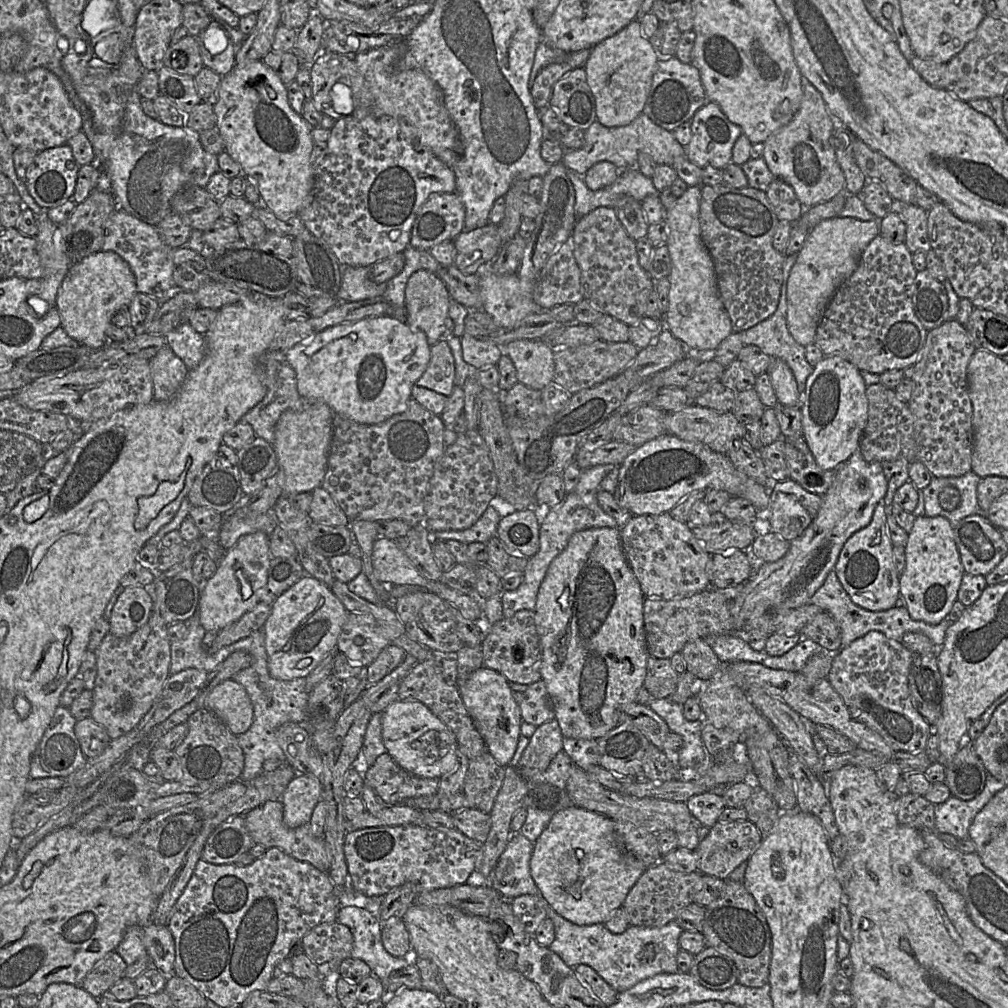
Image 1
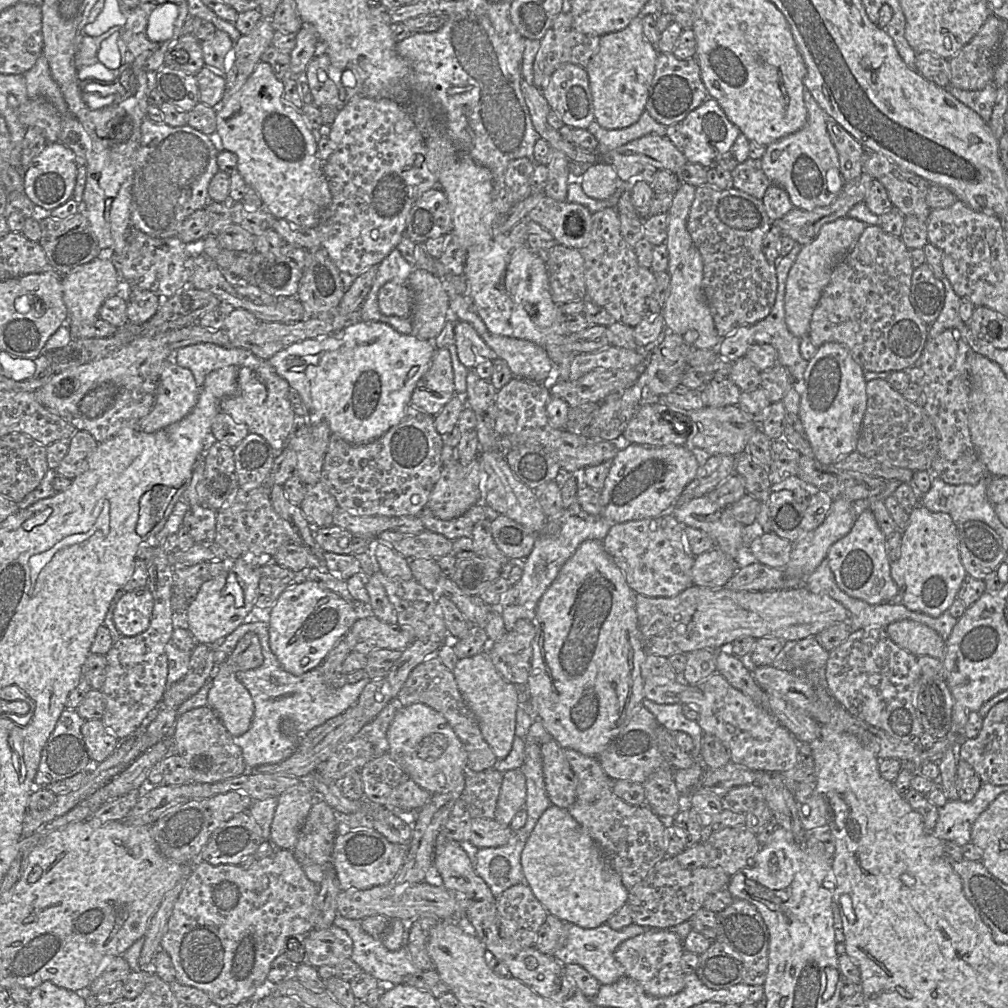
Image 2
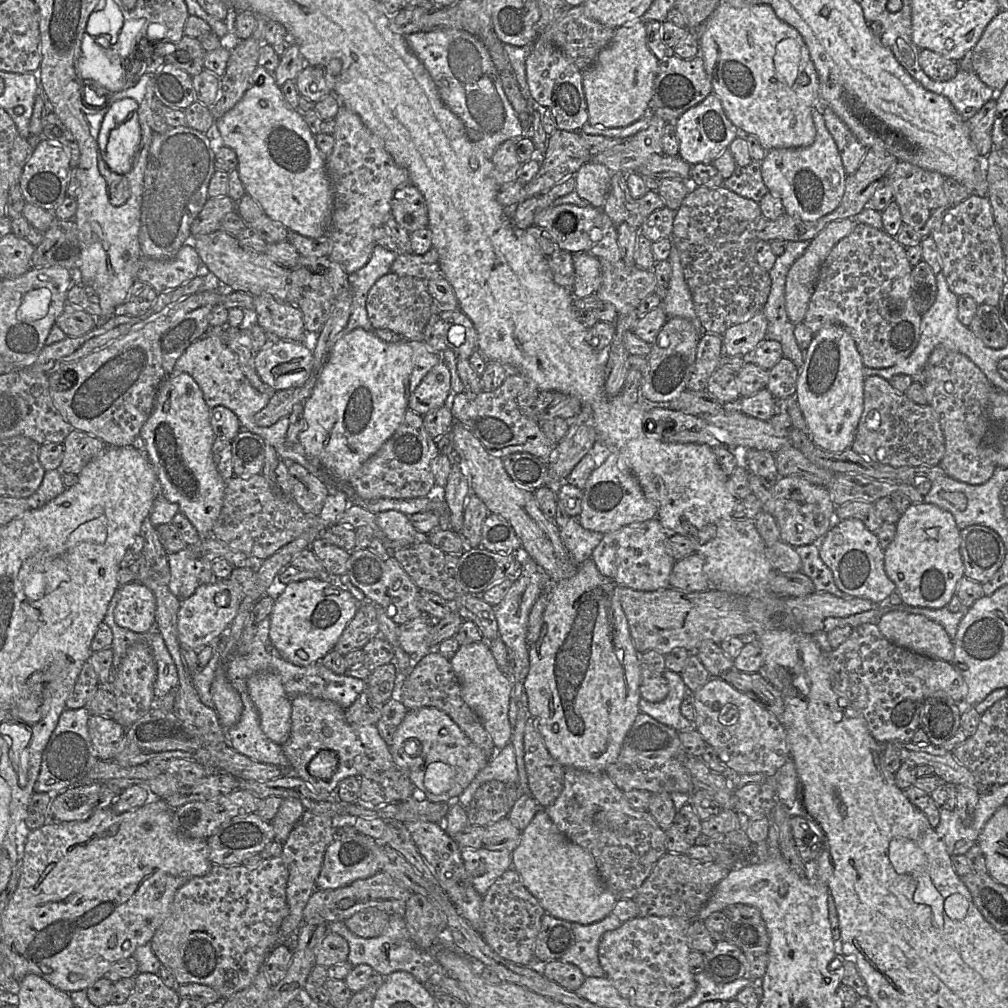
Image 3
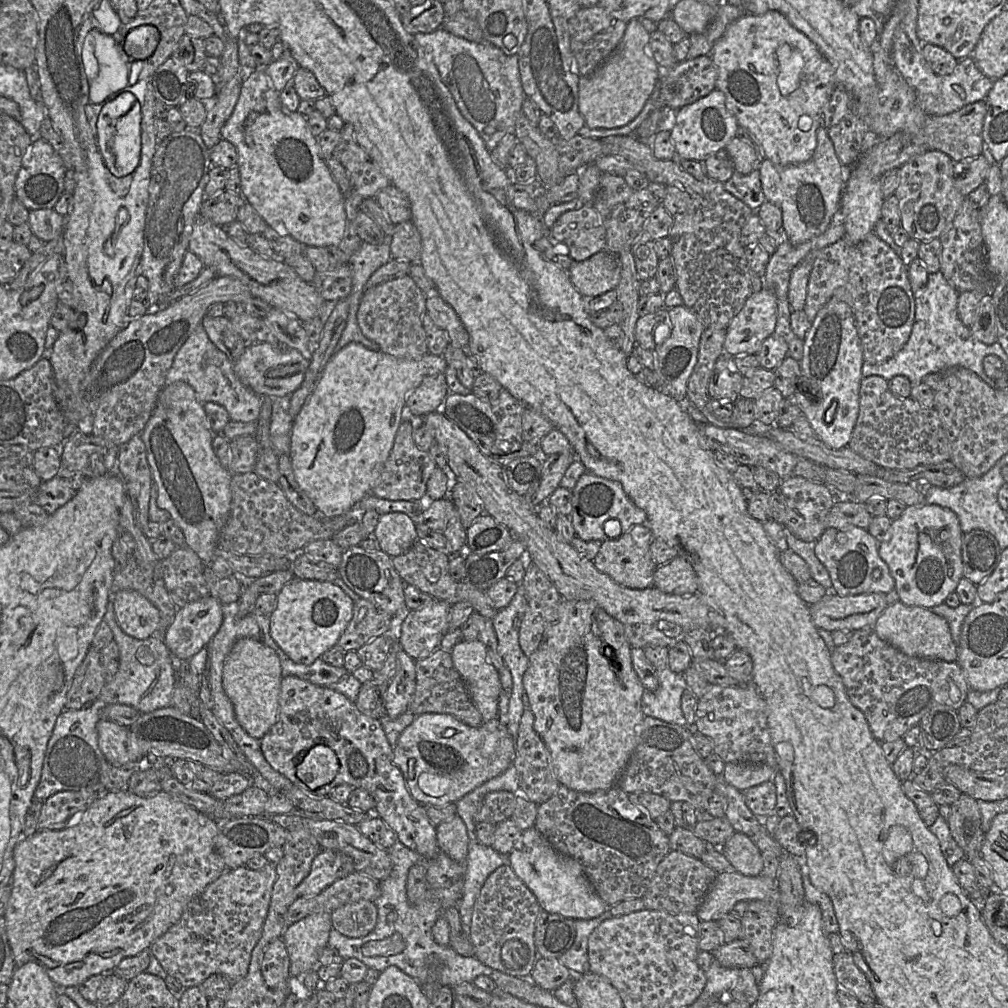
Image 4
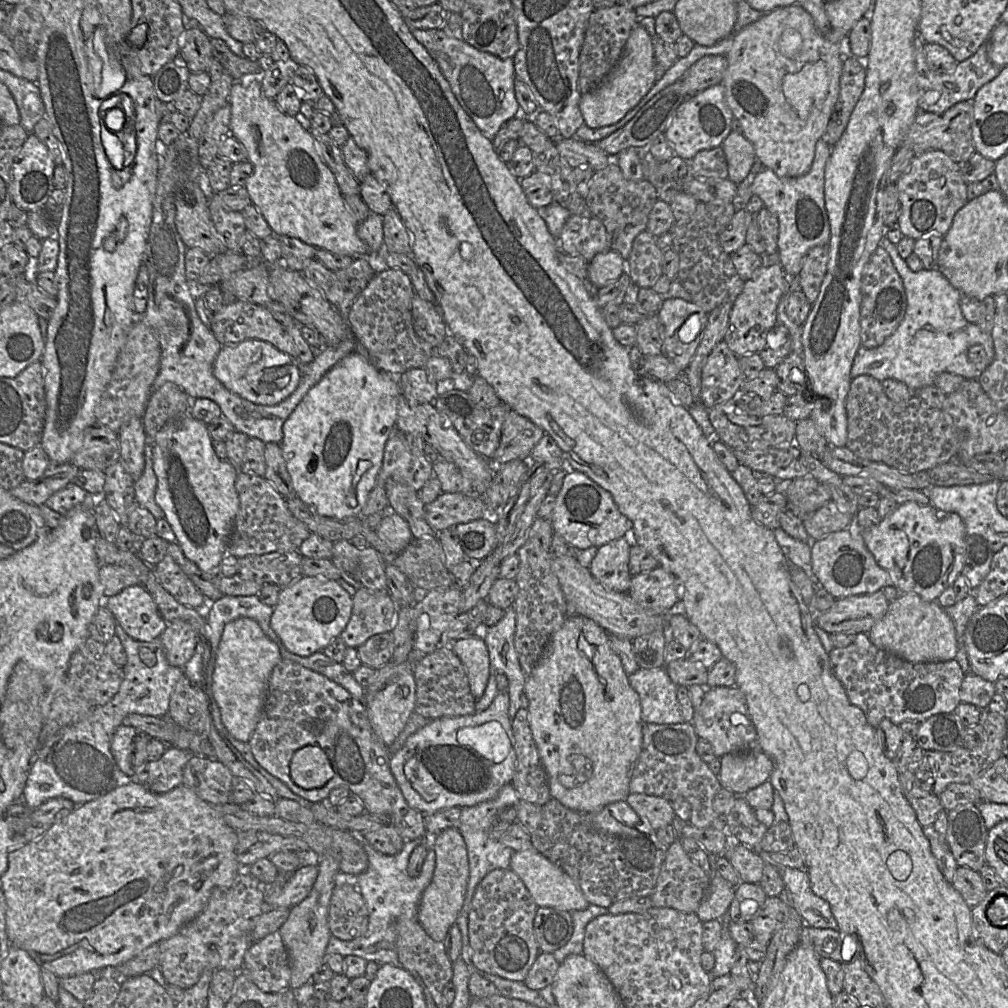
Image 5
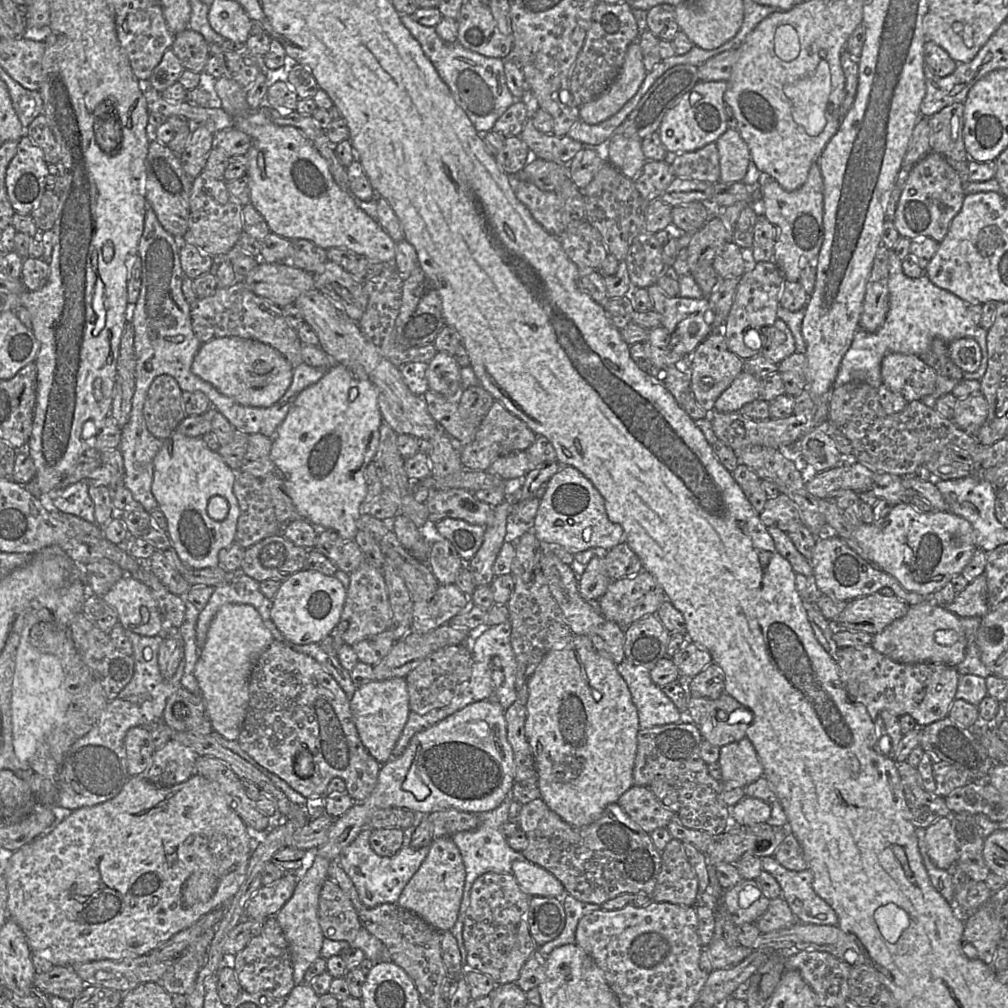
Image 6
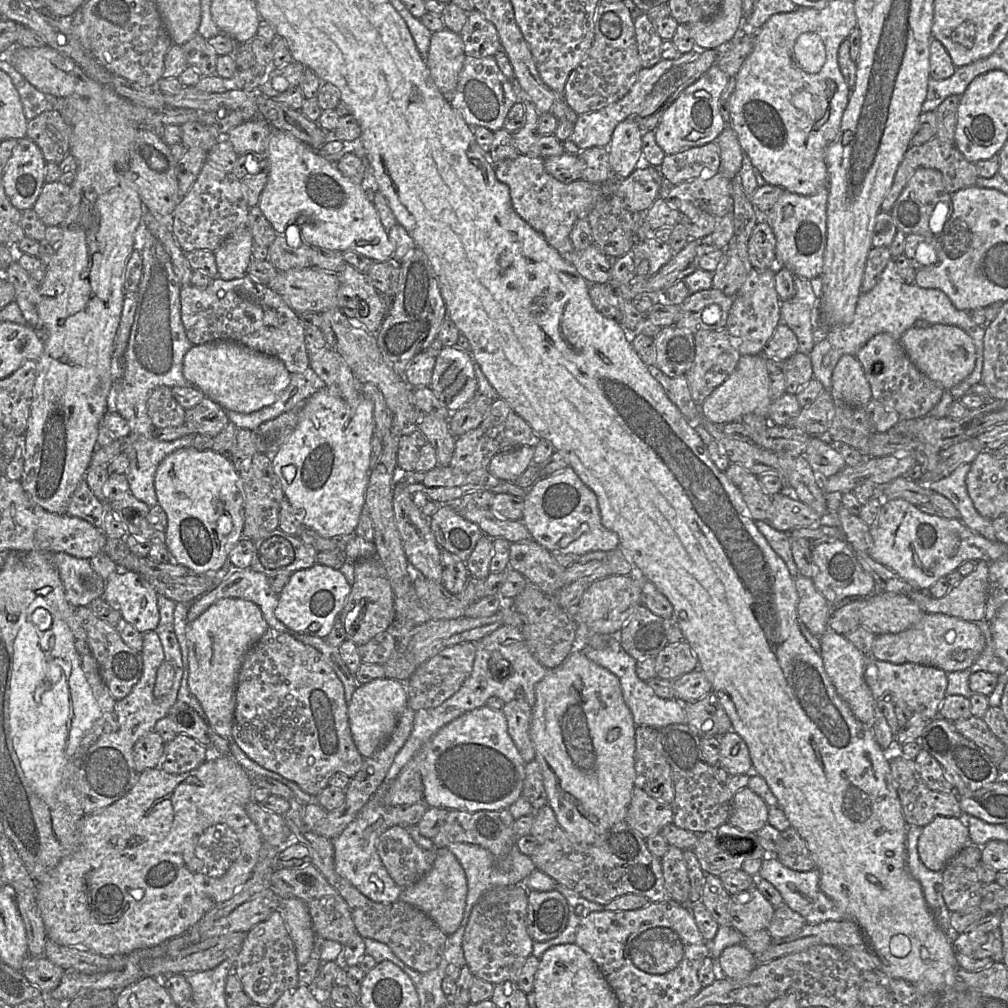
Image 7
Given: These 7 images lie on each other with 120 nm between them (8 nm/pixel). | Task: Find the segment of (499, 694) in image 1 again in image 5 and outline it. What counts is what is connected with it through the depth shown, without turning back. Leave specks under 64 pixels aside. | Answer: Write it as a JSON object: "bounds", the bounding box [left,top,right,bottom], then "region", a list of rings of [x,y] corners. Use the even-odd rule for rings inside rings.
{"bounds":[444,635,490,700],"region":[[[472,635],[444,643],[448,643],[461,660],[468,675],[471,693],[475,700],[479,700],[490,676],[488,651],[483,638]]]}

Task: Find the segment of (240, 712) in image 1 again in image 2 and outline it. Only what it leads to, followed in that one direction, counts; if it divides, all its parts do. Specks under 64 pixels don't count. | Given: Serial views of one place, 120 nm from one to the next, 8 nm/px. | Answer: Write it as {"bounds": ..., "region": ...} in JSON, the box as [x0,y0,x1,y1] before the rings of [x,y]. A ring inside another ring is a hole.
{"bounds":[208,660,255,736],"region":[[[226,660],[220,664],[218,672],[212,680],[212,687],[208,692],[208,706],[216,712],[232,736],[241,736],[249,730],[255,711],[253,699]]]}

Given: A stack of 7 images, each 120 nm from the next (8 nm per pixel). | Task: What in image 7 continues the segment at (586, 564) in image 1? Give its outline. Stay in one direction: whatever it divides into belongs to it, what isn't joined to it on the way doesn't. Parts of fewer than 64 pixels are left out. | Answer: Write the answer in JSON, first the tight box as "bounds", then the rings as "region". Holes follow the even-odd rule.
{"bounds":[530,650,635,844],"region":[[[573,650],[535,686],[530,738],[535,748],[548,805],[558,825],[582,844],[594,844],[613,825],[625,819],[635,779],[635,729],[633,716],[623,700],[619,679],[609,670]]]}

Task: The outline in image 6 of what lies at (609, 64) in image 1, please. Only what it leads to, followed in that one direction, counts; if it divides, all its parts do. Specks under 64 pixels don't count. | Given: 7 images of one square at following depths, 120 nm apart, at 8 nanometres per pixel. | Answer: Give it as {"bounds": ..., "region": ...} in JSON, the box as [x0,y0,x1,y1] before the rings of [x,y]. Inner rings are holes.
{"bounds":[579,40,646,125],"region":[[[635,40],[627,49],[616,79],[599,97],[579,108],[579,118],[590,125],[608,119],[636,94],[646,74],[641,48]]]}

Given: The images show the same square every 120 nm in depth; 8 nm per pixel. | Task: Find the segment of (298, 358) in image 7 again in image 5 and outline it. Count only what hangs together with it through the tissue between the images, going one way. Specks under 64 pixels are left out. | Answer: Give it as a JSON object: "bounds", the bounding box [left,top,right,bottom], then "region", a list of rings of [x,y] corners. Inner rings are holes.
{"bounds":[210,299,298,359],"region":[[[238,299],[231,304],[222,305],[213,314],[210,330],[222,346],[238,344],[247,339],[260,339],[298,359],[296,346],[286,328],[273,317],[266,307],[261,305]]]}

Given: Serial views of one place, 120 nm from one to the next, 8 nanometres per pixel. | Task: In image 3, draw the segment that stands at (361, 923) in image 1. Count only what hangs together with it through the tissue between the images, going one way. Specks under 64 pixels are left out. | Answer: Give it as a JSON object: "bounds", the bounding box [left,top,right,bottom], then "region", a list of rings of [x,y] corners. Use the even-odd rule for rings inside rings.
{"bounds":[328,915,446,984],"region":[[[389,915],[388,924],[384,932],[377,937],[363,938],[357,936],[349,930],[343,921],[329,922],[328,931],[339,934],[348,942],[349,954],[347,962],[353,966],[367,964],[375,972],[383,976],[387,976],[395,971],[406,971],[412,974],[421,984],[435,973],[446,974],[435,957],[435,945],[424,950],[417,947],[411,940],[404,915]]]}

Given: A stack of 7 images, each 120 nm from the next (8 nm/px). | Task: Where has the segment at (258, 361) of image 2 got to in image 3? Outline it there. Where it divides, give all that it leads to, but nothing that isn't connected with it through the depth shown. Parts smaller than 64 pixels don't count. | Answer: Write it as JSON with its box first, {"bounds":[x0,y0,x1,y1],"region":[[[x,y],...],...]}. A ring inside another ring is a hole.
{"bounds":[172,332,354,499],"region":[[[208,332],[191,343],[176,361],[172,373],[189,374],[200,387],[205,403],[209,408],[224,406],[230,409],[238,418],[242,430],[250,431],[262,437],[266,444],[270,444],[276,450],[280,459],[291,460],[303,466],[310,473],[318,477],[329,489],[343,491],[348,499],[353,499],[354,490],[349,481],[335,480],[316,460],[311,460],[305,454],[299,454],[286,445],[286,434],[289,427],[288,416],[280,418],[269,427],[260,427],[255,424],[254,417],[270,401],[272,396],[260,393],[256,390],[242,372],[238,356],[232,352],[225,343],[215,334]]]}

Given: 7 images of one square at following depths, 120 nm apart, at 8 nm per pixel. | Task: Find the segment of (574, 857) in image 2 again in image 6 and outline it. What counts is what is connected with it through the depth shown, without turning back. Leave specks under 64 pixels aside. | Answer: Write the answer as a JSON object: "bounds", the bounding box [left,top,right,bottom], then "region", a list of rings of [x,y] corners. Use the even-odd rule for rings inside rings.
{"bounds":[512,859,566,898],"region":[[[526,859],[512,863],[512,874],[529,896],[561,898],[566,894],[561,882],[544,868]]]}

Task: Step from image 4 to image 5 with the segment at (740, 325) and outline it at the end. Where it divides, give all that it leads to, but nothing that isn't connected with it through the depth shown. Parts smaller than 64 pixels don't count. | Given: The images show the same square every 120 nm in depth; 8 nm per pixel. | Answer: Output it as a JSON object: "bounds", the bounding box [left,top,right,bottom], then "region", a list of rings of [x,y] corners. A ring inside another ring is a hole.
{"bounds":[724,263,794,357],"region":[[[780,263],[762,265],[745,281],[743,290],[733,303],[729,324],[724,336],[728,348],[738,357],[759,353],[765,338],[777,325],[777,307],[781,297],[794,288],[794,283]]]}

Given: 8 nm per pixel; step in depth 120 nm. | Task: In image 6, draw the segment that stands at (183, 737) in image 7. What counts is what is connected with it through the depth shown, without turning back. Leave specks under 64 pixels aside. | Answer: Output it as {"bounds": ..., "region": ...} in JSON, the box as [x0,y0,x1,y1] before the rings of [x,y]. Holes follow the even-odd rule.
{"bounds":[144,739,199,787],"region":[[[170,739],[156,750],[144,776],[158,786],[169,787],[188,780],[194,774],[199,755],[191,748]]]}

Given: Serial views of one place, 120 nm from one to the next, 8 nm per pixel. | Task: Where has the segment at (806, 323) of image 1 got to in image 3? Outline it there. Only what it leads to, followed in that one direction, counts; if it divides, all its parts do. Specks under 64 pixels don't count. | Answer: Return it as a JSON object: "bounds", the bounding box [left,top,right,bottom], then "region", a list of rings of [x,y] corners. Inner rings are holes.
{"bounds":[785,218,857,325],"region":[[[846,218],[830,222],[811,241],[804,253],[793,263],[785,285],[785,307],[790,321],[796,325],[804,321],[811,296],[815,290],[819,270],[832,248],[844,237],[852,232],[857,222]]]}

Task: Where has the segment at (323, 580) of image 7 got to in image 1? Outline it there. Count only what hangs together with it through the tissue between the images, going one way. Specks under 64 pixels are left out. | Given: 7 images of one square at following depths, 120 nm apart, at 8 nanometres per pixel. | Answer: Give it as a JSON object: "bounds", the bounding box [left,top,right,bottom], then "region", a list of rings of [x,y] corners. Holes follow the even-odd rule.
{"bounds":[263,575,348,681],"region":[[[311,575],[301,578],[271,605],[263,626],[270,675],[284,681],[306,678],[331,651],[336,650],[348,613],[324,583]]]}

